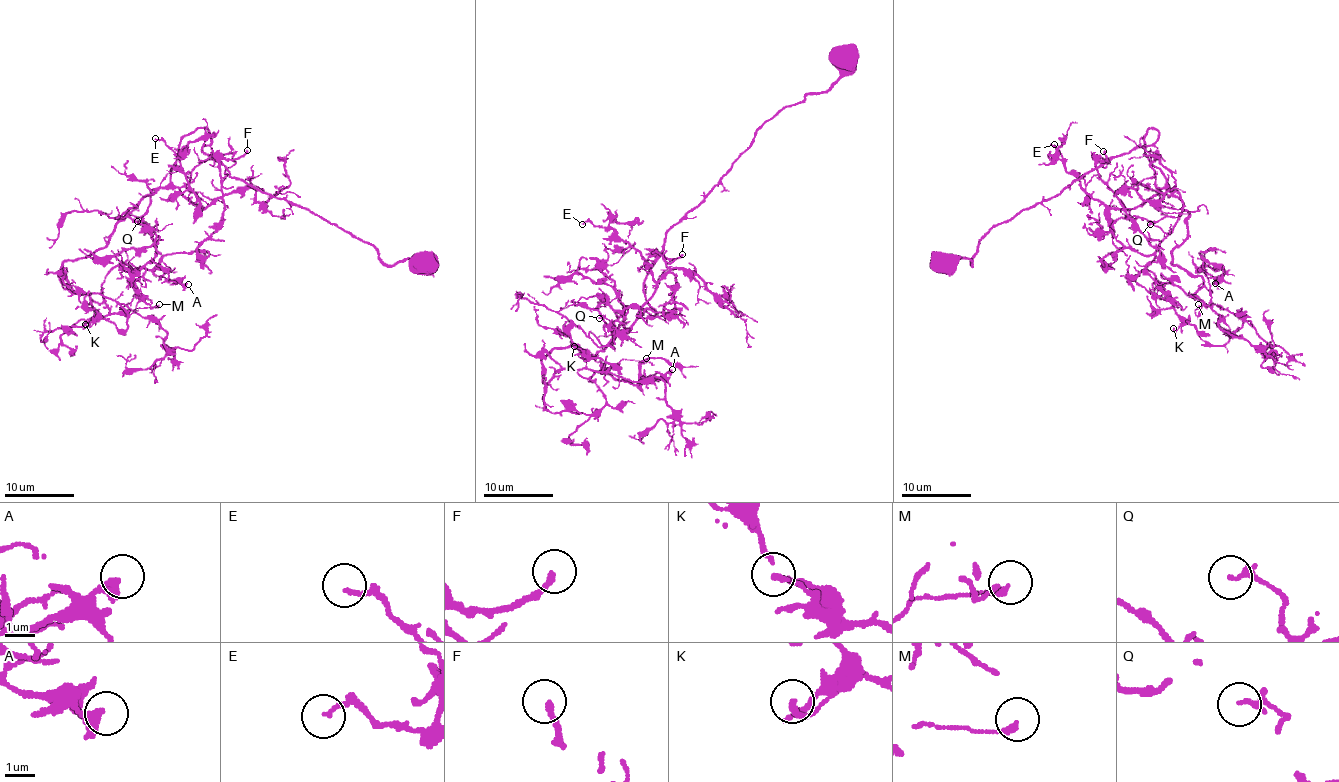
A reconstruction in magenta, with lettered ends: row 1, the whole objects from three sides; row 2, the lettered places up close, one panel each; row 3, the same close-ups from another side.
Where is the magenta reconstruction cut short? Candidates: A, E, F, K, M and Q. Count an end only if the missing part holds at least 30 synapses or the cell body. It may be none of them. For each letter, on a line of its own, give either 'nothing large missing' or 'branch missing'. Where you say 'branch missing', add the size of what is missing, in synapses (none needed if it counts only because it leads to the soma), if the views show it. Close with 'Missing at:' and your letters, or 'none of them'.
A: nothing large missing
E: nothing large missing
F: branch missing; 35 synapses
K: nothing large missing
M: nothing large missing
Q: nothing large missing
Missing at: F

